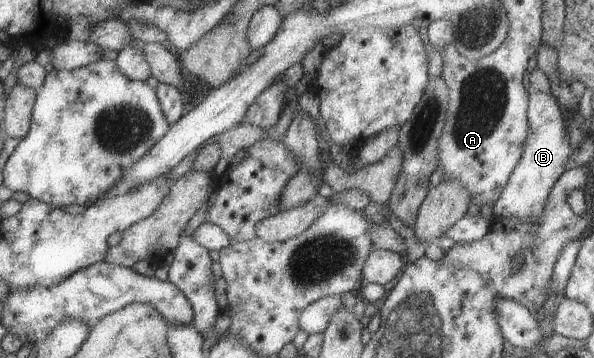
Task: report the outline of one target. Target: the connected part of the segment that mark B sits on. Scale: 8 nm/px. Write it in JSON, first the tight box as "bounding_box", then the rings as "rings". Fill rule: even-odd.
{"bounding_box":[492,91,574,224],"rings":[[[530,91],[527,122],[529,132],[523,142],[521,158],[509,175],[499,198],[493,203],[492,214],[498,220],[502,217],[513,217],[527,224],[539,224],[549,191],[564,171],[565,162],[574,150],[571,150],[567,142],[567,134],[563,130],[563,120],[561,120],[561,110],[559,110],[557,99],[551,94]]]}

